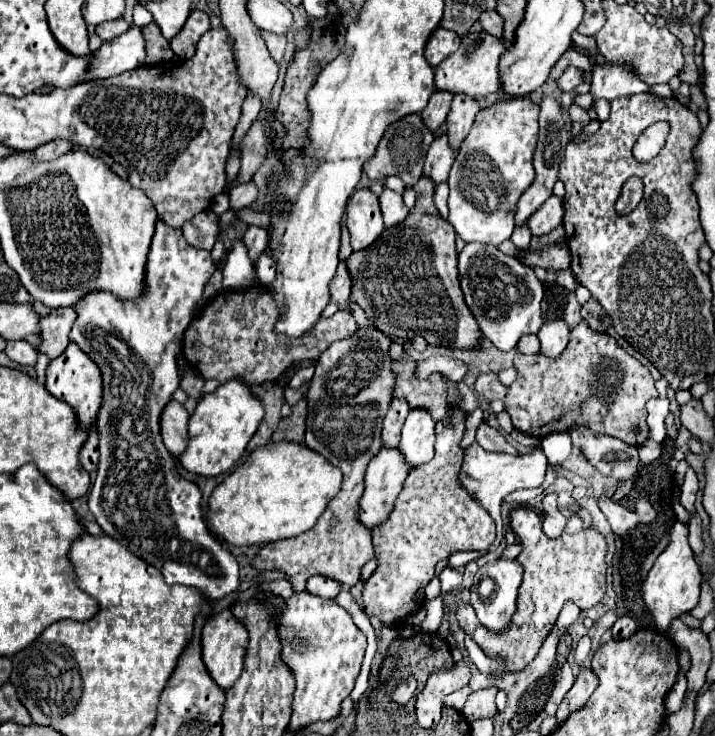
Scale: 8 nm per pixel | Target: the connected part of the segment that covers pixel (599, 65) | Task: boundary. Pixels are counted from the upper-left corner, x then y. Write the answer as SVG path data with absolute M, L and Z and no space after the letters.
M597 61L593 63L593 81L591 93L595 99L613 101L625 95L637 95L649 91L649 85L643 83L633 67L623 61Z

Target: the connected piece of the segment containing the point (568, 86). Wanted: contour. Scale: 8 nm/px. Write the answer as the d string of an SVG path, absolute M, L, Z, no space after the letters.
M569 67L559 79L557 79L557 87L561 91L573 91L579 83L583 81L583 71L577 67Z

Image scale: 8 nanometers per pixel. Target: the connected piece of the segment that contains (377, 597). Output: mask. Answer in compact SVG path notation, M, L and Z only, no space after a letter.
M451 409L451 419L449 427L437 423L435 425L435 457L427 465L419 465L413 469L413 473L407 475L403 491L399 493L395 501L395 509L389 515L389 521L385 525L377 527L373 535L373 549L379 559L379 565L375 573L365 581L363 587L363 601L365 601L365 611L369 617L379 617L383 625L393 627L401 621L405 621L411 613L419 611L423 605L425 597L425 585L433 579L435 575L435 565L441 559L447 559L455 551L487 551L491 543L495 541L495 525L493 519L481 509L467 493L465 489L457 485L457 473L461 469L463 461L463 451L459 449L459 441L465 431L465 411L461 409Z

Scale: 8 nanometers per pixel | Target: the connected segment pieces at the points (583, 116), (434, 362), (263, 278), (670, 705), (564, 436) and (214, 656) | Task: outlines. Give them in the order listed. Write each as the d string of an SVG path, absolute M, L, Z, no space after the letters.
M573 103L569 107L569 117L571 117L571 123L573 123L573 127L571 127L571 133L573 135L579 135L583 131L583 127L591 121L589 113L585 109L581 109L577 103Z
M433 355L433 357L417 363L417 375L421 379L429 377L435 371L443 373L453 383L461 383L465 373L467 373L467 367L463 365L463 361L453 359L453 357L445 357L445 355Z
M265 251L261 253L257 265L255 265L255 271L257 271L257 277L263 285L269 285L275 281L275 261L273 257L269 257Z
M679 673L679 675L677 675L675 685L671 687L671 691L669 691L669 693L667 693L667 697L665 697L665 713L667 713L667 715L675 713L675 711L681 707L681 701L683 701L685 689L687 689L685 673Z
M555 431L541 439L541 449L551 465L559 465L571 453L571 437L567 431Z
M229 609L211 615L203 627L201 657L203 657L203 663L205 663L211 679L223 691L227 691L229 685L233 685L233 681L237 681L237 677L241 675L241 661L245 657L245 641L247 639L249 639L249 635L245 633L245 629L241 629L241 623L233 617L233 613Z

